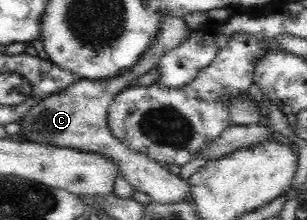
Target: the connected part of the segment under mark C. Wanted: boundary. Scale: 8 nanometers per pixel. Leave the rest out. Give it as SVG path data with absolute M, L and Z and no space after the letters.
M167 16L159 26L159 34L155 36L151 48L143 53L129 71L113 75L105 79L78 78L71 86L61 89L58 93L47 95L36 102L22 116L19 125L18 138L33 144L54 145L55 148L73 148L79 152L98 153L118 165L119 175L123 177L135 191L149 195L151 201L161 204L175 204L179 200L191 200L191 188L179 176L171 174L163 165L141 155L123 145L107 124L107 112L111 101L131 82L147 74L165 52L179 48L183 40L187 40L191 30L184 20Z

